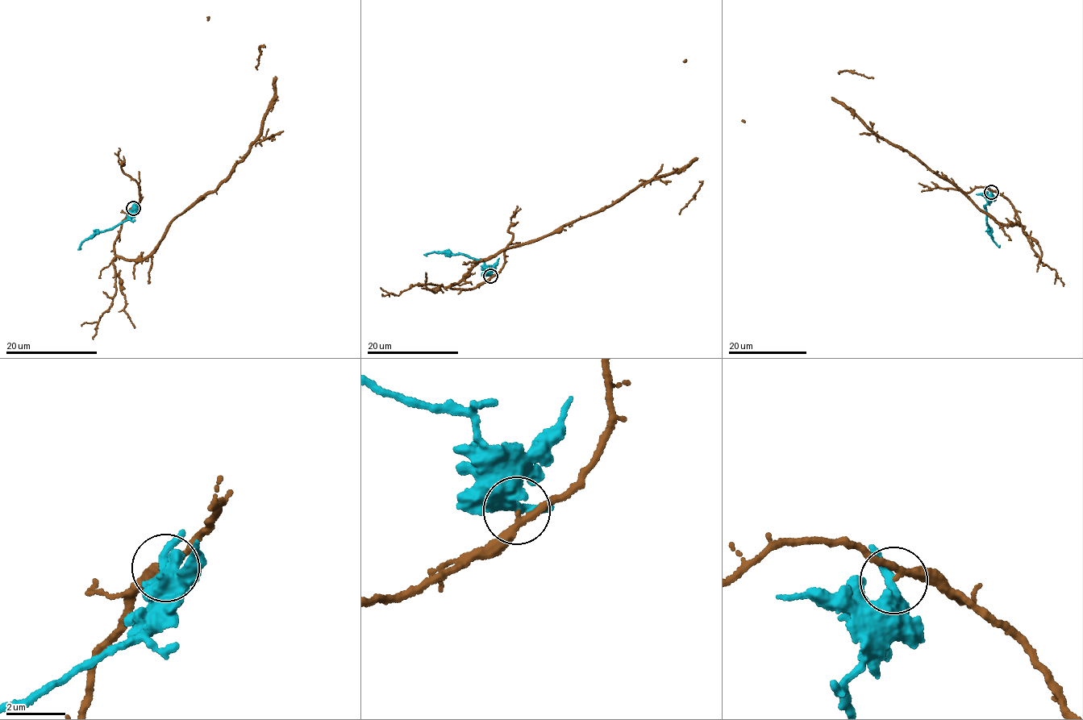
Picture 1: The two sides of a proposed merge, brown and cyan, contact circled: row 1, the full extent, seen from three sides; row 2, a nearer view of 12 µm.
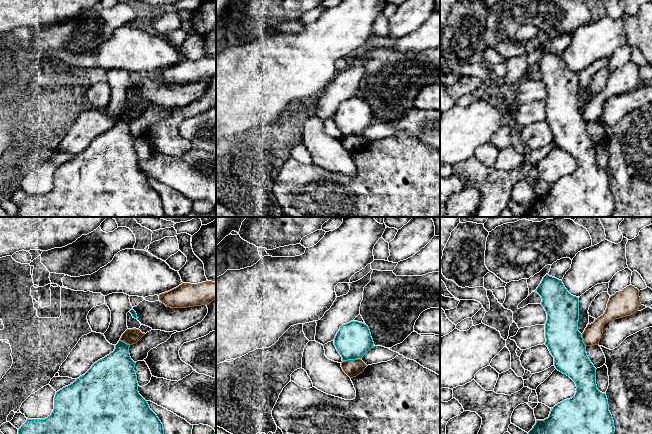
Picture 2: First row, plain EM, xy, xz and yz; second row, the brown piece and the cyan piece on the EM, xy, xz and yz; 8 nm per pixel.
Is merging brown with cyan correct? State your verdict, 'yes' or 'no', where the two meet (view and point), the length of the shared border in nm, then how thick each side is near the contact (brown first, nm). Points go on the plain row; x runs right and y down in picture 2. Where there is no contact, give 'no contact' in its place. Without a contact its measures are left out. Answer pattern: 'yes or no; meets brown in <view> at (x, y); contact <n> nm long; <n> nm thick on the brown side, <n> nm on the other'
no; meets brown in xz at (351, 136); contact 150 nm long; 140 nm thick on the brown side, 280 nm on the other

